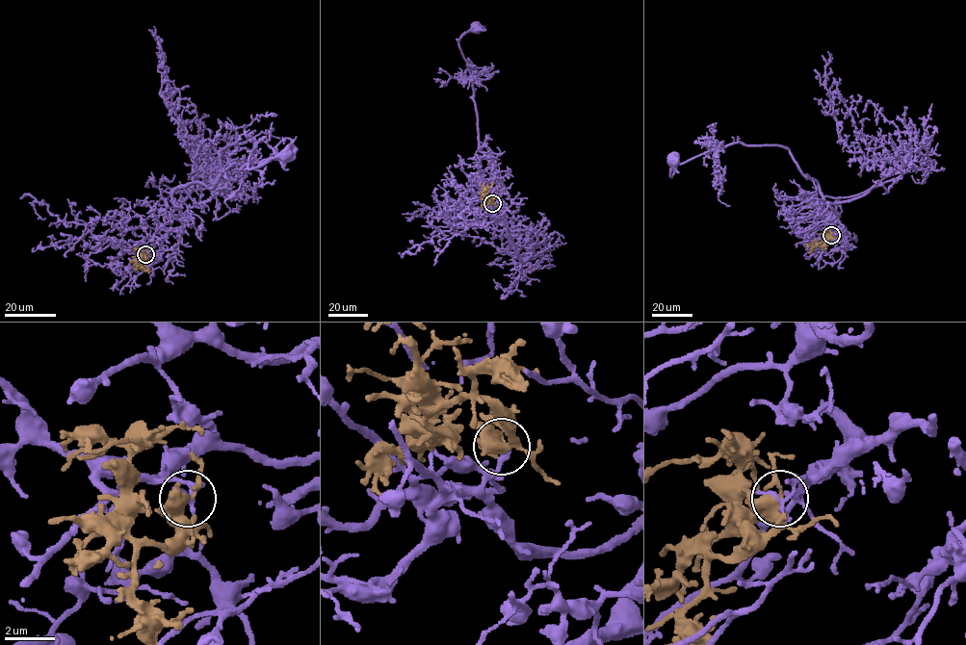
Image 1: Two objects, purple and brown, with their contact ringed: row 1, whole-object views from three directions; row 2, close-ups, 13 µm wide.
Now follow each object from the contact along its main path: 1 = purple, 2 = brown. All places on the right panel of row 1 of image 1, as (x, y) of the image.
1: (831, 235), (844, 228), (816, 181), (805, 177), (787, 148), (733, 142), (676, 164), (671, 176), (674, 163)
2: (831, 235), (808, 253)

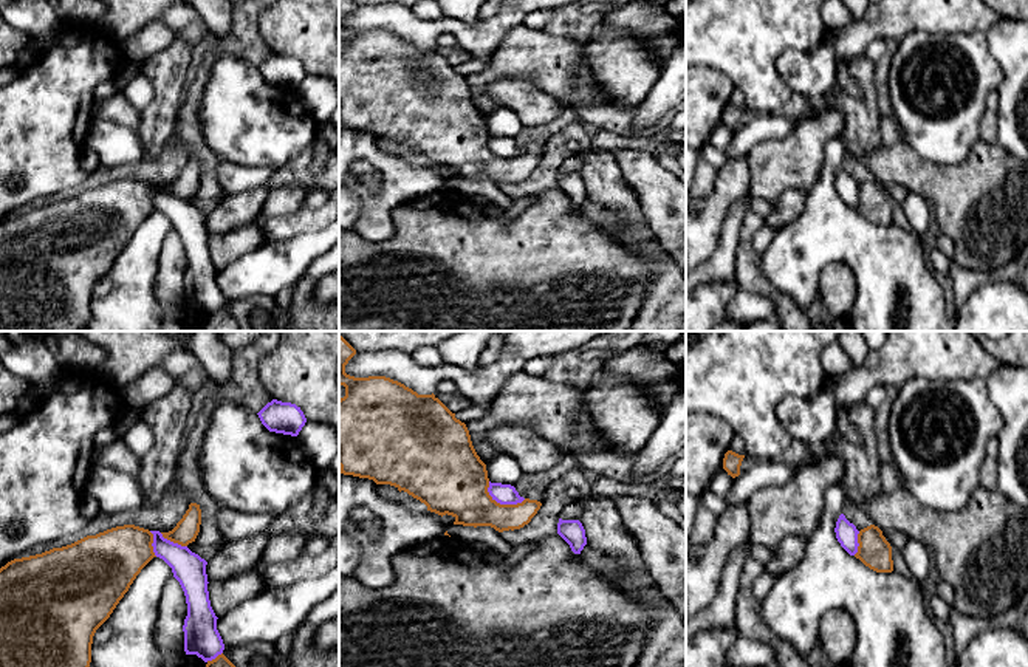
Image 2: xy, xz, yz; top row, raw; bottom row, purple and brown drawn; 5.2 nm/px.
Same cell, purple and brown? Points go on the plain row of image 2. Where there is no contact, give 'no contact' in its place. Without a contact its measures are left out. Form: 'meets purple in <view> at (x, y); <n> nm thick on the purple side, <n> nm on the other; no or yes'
meets purple in xz at (502, 157); 110 nm thick on the purple side, 300 nm on the other; no

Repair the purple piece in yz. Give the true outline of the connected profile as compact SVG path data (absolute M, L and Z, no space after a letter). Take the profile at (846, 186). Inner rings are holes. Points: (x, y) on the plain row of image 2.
M844 167L839 169L836 175L836 192L841 197L841 200L850 207L855 209L858 206L858 187L859 184L853 176L850 176Z

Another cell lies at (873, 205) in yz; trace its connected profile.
M870 178L858 187L858 206L855 207L865 220L876 226L892 226L892 200L882 189L882 184Z

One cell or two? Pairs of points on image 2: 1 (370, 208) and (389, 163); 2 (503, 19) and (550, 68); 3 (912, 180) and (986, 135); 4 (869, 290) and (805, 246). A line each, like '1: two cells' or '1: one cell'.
1: one cell
2: two cells
3: two cells
4: one cell

